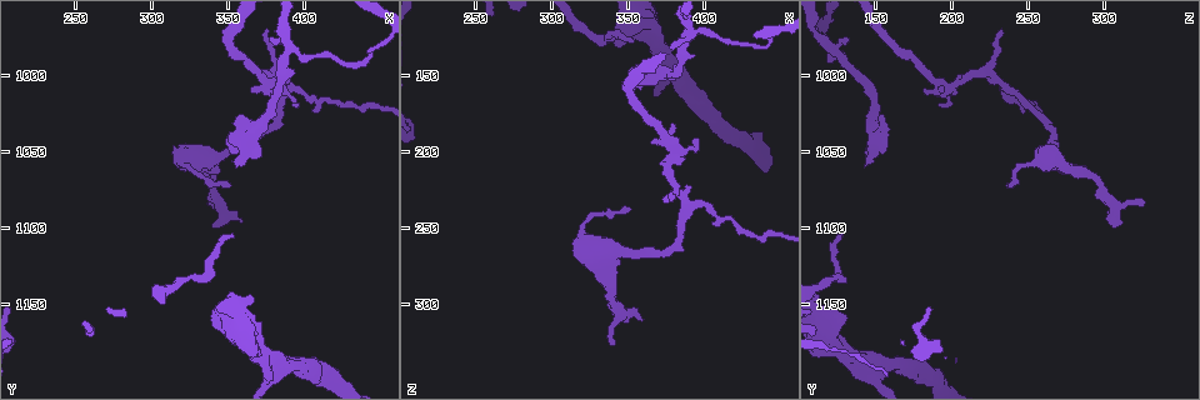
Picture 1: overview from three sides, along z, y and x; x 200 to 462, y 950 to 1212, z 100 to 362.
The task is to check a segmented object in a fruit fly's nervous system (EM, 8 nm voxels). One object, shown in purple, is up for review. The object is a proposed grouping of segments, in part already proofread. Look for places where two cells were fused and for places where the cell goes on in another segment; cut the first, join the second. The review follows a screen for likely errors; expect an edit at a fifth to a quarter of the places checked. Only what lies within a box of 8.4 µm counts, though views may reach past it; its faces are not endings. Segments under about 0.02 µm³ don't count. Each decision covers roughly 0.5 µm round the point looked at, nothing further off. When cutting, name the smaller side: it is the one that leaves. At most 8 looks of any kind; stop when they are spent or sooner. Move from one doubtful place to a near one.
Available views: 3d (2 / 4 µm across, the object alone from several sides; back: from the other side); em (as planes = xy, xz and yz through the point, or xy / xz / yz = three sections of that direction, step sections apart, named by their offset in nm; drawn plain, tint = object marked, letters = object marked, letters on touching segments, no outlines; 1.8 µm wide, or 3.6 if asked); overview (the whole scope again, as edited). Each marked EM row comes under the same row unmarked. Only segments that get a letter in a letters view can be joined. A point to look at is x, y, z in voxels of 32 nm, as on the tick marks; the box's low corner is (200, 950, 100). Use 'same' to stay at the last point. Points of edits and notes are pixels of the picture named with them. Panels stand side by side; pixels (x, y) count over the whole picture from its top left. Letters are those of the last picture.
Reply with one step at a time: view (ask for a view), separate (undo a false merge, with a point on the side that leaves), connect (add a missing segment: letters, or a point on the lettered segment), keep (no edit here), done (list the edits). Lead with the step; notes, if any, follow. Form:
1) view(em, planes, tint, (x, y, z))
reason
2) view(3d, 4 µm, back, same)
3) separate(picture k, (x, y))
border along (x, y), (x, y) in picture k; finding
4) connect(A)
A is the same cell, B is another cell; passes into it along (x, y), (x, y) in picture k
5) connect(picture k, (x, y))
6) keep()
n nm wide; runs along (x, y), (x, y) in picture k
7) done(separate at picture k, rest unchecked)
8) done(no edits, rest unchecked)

view(em, xy, step 4, tint, (390, 982, 120))
two arms in line, one across

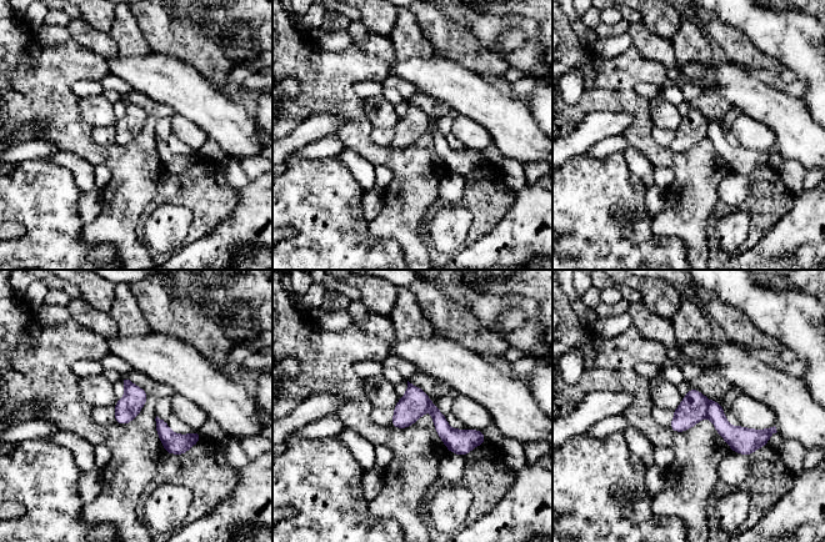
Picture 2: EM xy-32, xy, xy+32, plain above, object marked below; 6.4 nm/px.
view(em, planes, letters, same)

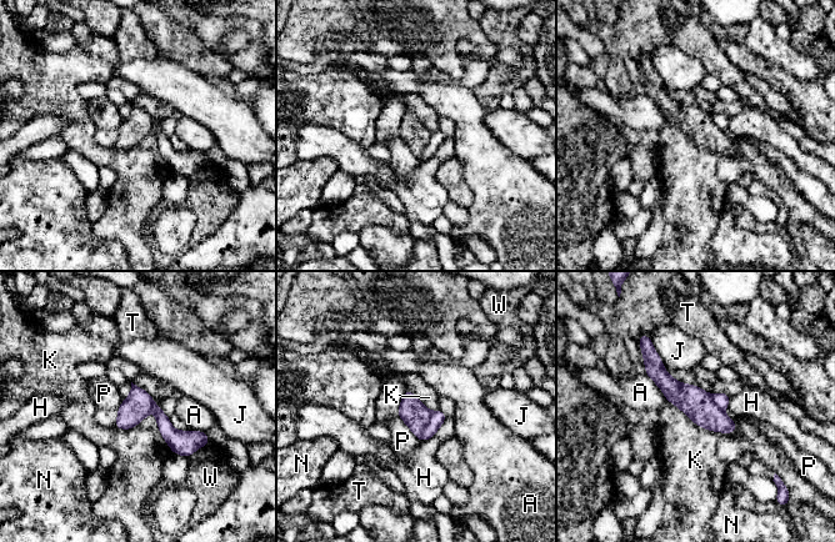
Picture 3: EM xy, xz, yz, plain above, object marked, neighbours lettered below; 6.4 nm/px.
separate(picture 3, (411, 411))
180 nm wide; A, H, J, K, N, P, T and W are other cells; border along (433, 412), (418, 438) in picture 3; two cells meet here

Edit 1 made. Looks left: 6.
view(3d, 2 µm, (376, 1006, 194))
abrupt turn

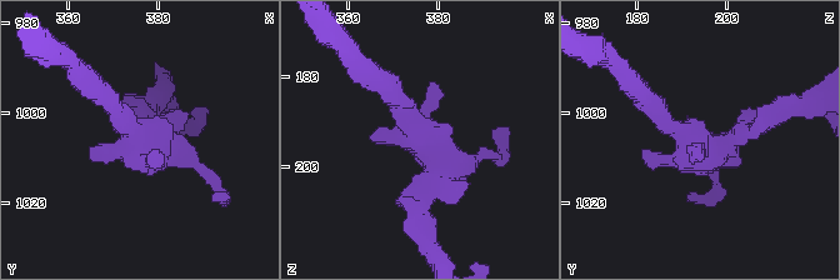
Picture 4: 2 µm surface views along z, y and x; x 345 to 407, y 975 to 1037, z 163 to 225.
view(em, yz, step 4, letters, (378, 1007, 194))
shape alone is not enough

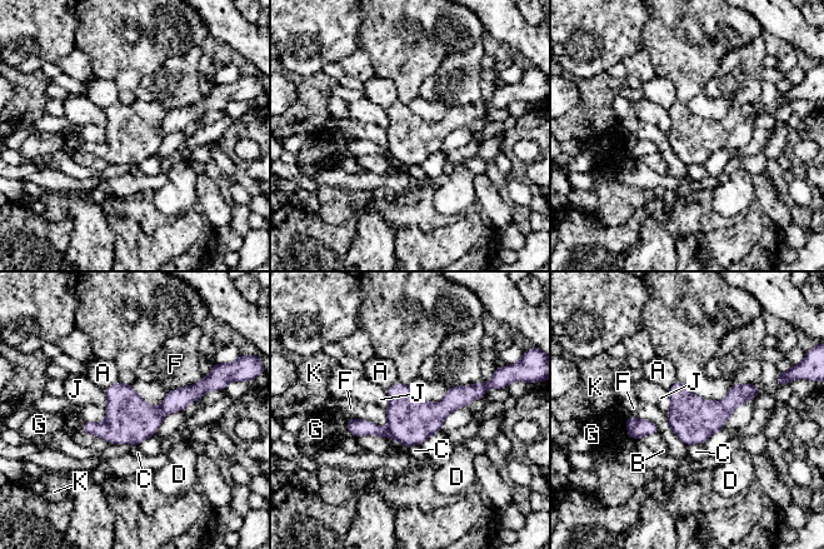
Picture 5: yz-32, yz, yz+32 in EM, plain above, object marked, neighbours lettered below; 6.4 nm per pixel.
view(em, planes, letters, same)

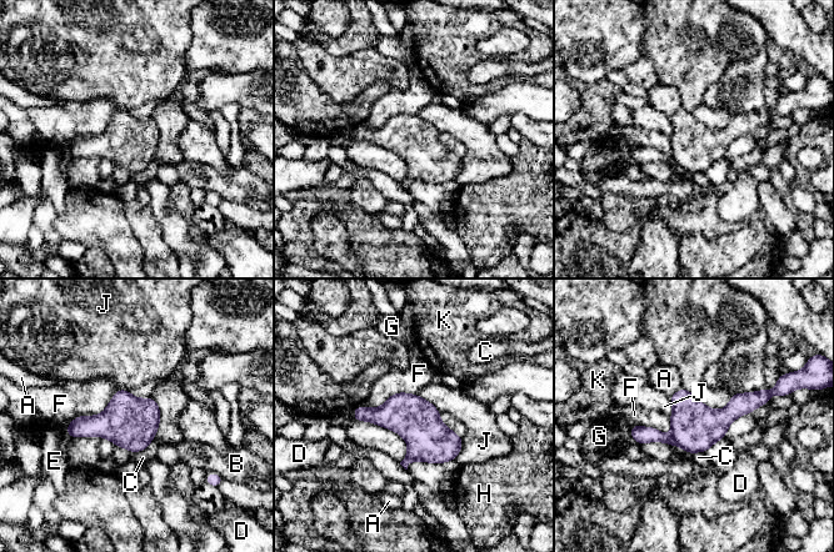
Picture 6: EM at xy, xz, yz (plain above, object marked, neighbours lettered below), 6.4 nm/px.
keep()
A, B, C, D, E, F, G, H, J and K are other cells; runs along (764, 392), (678, 437), (634, 435) in picture 6; continuous, no second cell

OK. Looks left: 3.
view(3d, 2 µm, (358, 1096, 312))
free end

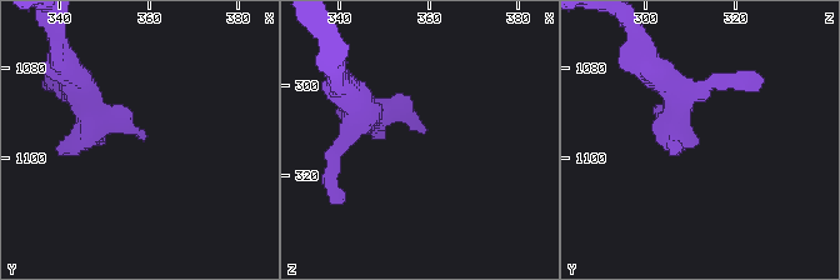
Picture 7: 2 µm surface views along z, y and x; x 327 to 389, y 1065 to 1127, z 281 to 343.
view(em, planes, letters, (359, 1096, 311))
need the tissue

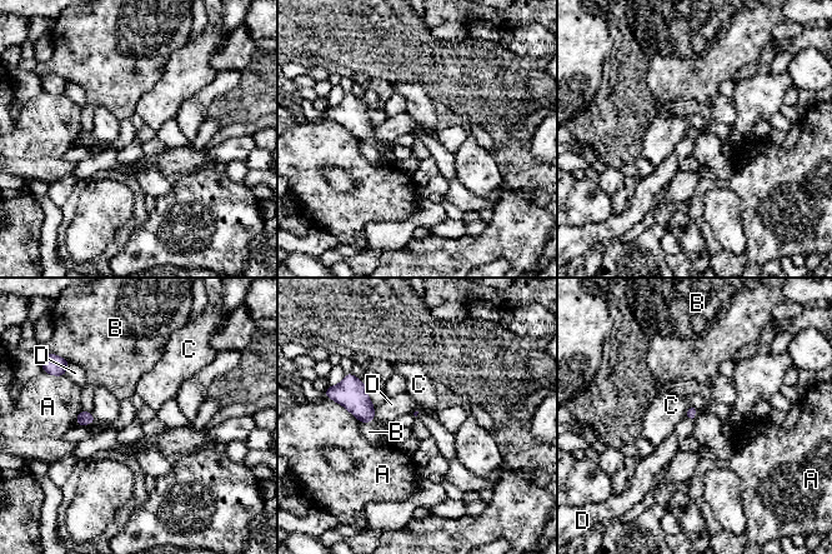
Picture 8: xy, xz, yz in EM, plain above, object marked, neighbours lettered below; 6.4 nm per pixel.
keep()
A, B, C and D are other cells; none of them fits

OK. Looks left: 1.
done(separate at picture 3, rest unchecked)

